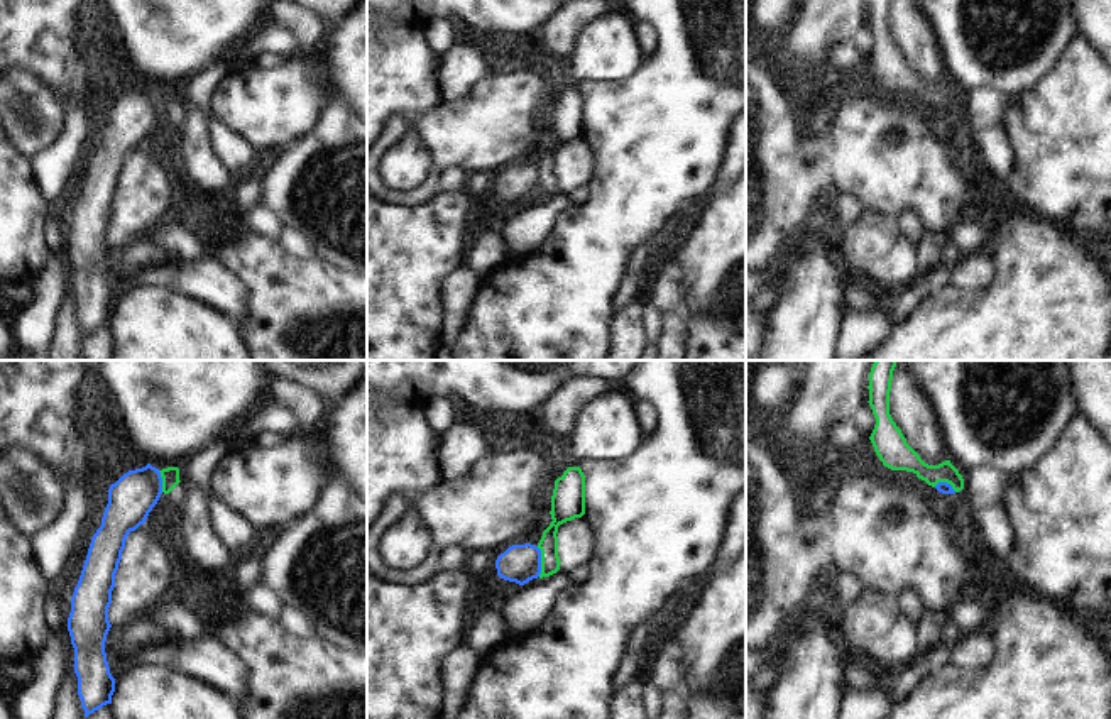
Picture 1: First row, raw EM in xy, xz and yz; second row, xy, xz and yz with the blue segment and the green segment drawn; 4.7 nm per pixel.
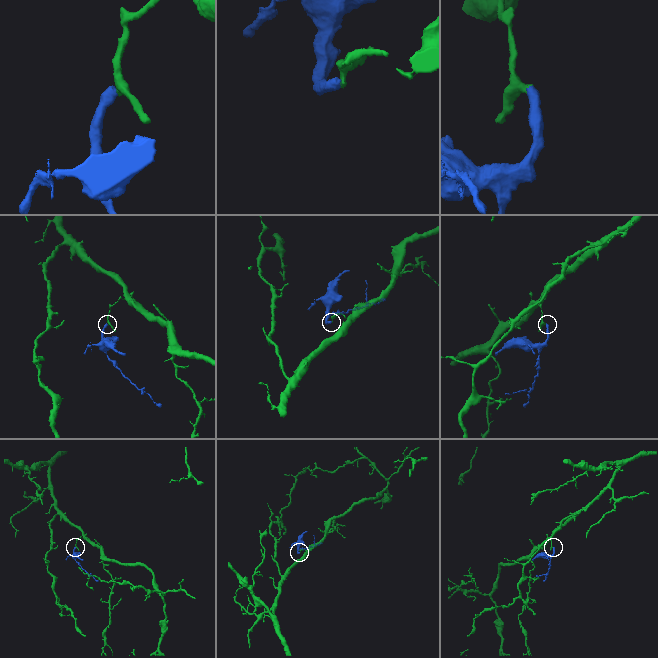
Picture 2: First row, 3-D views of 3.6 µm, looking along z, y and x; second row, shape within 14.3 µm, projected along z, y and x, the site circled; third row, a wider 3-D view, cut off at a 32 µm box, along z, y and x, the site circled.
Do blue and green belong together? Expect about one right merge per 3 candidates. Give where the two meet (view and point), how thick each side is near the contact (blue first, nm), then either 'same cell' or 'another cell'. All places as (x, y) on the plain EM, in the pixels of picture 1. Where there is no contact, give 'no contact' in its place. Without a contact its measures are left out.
contact xz (540, 183); calibres 180 and 100 nm; another cell

